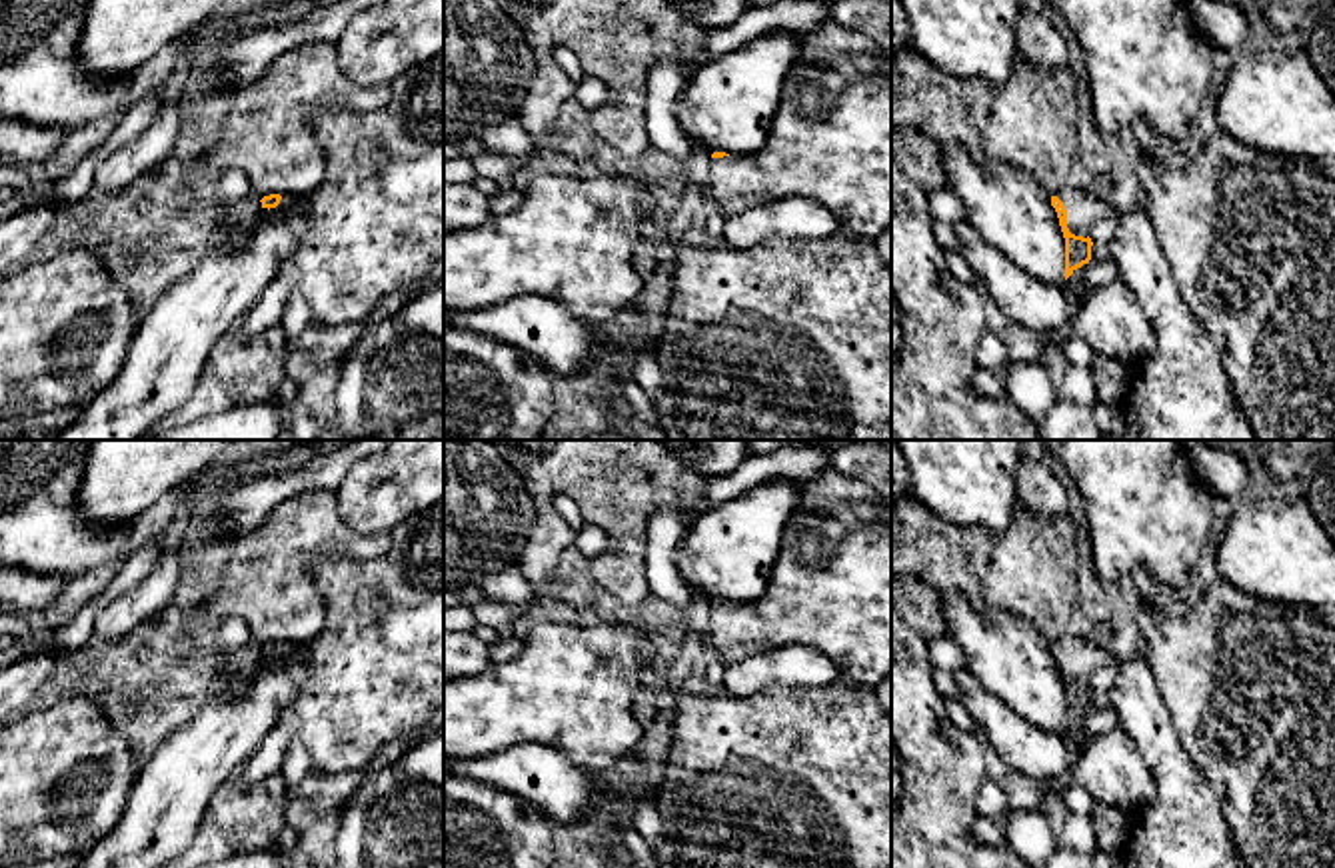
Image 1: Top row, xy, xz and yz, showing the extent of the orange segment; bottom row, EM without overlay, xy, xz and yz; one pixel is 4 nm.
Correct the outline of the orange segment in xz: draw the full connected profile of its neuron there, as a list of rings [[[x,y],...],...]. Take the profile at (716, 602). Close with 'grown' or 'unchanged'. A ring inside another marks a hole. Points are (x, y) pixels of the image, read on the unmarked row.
[[[831,466],[791,482],[799,486],[799,504],[785,528],[765,594],[751,604],[711,602],[705,630],[711,658],[729,664],[781,646],[807,644],[831,660],[841,676],[875,688],[891,678],[891,502]]] | grown

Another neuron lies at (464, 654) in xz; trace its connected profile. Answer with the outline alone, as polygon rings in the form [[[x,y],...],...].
[[[444,630],[444,682],[482,672],[492,662],[490,644],[474,632]]]

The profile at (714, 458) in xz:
[[[662,440],[681,462],[709,478],[735,472],[749,456],[747,440]]]

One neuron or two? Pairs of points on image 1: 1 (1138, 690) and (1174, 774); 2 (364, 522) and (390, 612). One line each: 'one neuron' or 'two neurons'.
1: one neuron
2: two neurons

